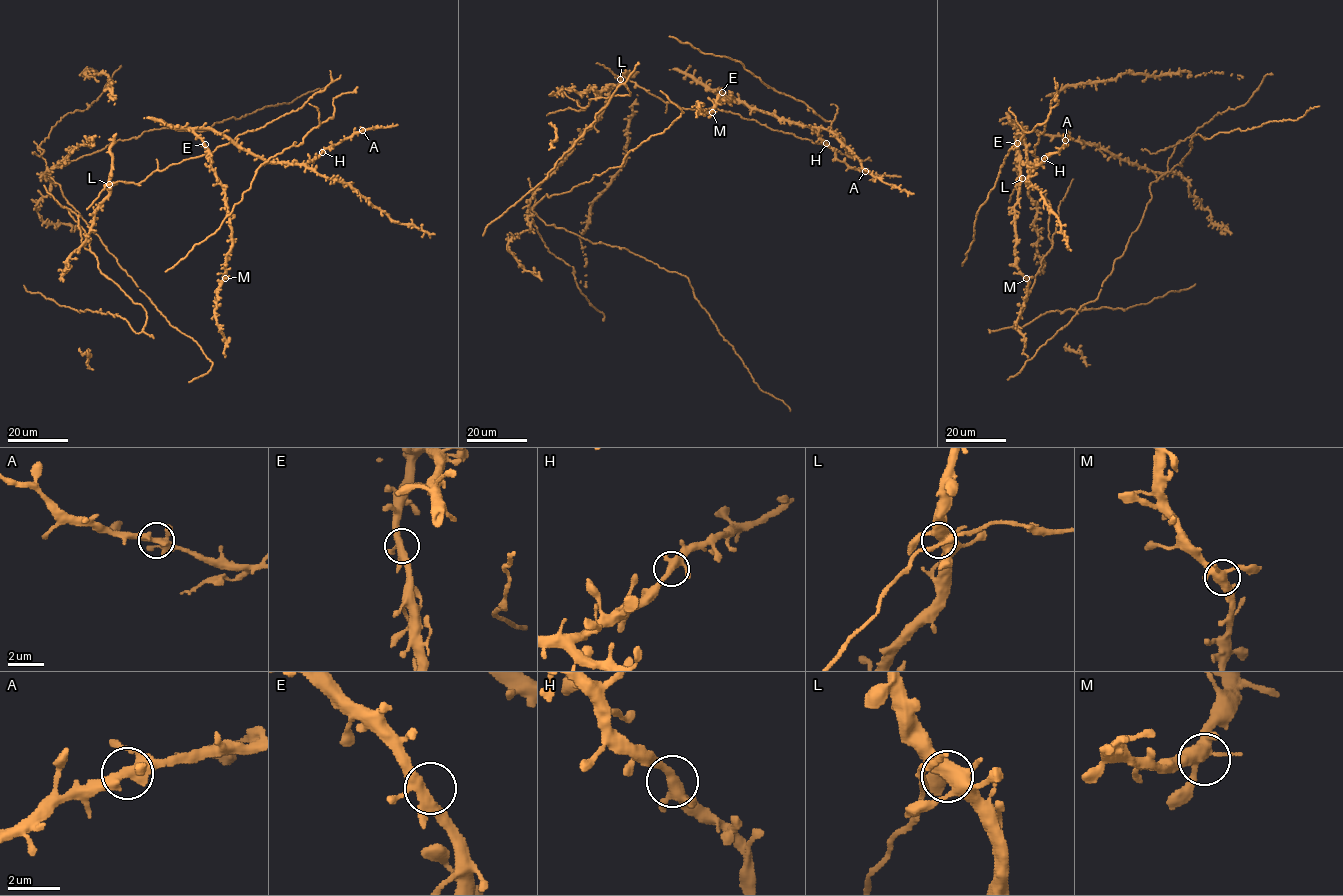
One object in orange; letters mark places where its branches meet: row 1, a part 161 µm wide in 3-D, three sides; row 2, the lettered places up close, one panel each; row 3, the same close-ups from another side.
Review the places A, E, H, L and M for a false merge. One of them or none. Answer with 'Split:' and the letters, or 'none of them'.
Split: none of them

